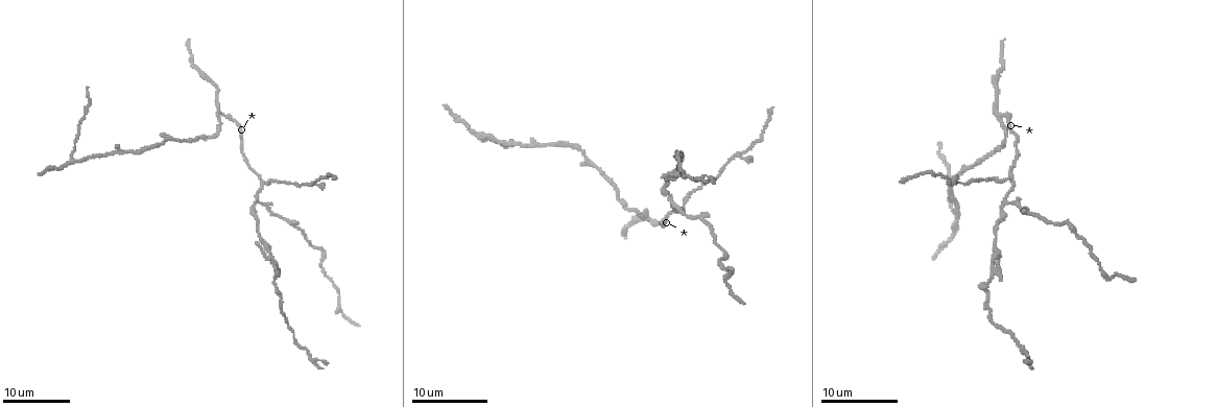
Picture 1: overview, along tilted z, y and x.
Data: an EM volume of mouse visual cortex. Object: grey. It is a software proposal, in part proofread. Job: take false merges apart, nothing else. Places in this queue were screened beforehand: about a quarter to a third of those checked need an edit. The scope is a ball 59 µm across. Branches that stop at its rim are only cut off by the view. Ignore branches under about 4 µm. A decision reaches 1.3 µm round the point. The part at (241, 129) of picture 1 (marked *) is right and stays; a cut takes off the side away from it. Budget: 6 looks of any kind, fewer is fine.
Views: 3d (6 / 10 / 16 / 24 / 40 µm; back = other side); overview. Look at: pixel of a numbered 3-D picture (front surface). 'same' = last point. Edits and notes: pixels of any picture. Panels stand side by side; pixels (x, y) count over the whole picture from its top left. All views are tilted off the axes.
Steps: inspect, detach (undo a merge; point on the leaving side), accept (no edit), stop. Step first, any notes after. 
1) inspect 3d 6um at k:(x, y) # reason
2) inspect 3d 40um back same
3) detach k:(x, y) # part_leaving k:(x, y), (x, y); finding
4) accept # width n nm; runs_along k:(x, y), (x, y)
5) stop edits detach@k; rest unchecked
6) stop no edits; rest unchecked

inspect 3d 16um at 1:(670, 197)

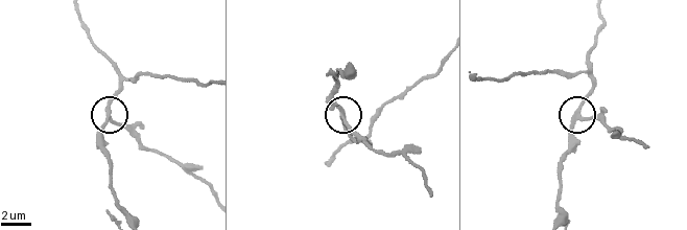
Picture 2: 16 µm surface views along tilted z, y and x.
inspect 3d 10um at 2:(109, 119)

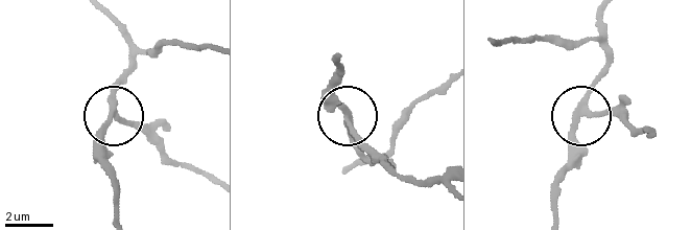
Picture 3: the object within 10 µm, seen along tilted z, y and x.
detach 3:(136, 124) # arms 3; part_leaving 3:(112, 111), (141, 127), (182, 163), (213, 179); a second cell is stuck on

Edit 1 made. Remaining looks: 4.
inspect overview

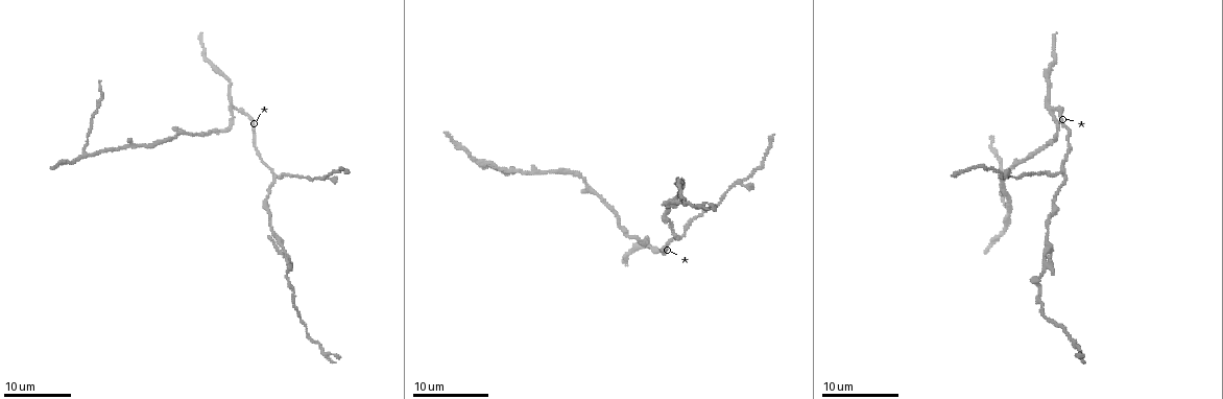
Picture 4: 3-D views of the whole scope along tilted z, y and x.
inspect 3d 24um at 4:(229, 107) # three-way junction

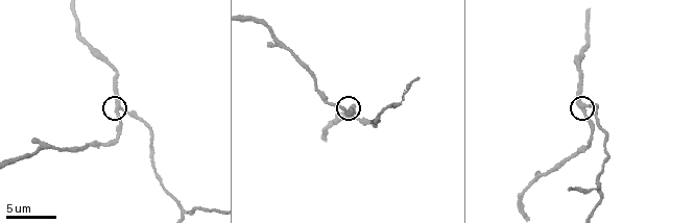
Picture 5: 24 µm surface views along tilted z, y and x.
inspect 3d 6um at 5:(582, 107)

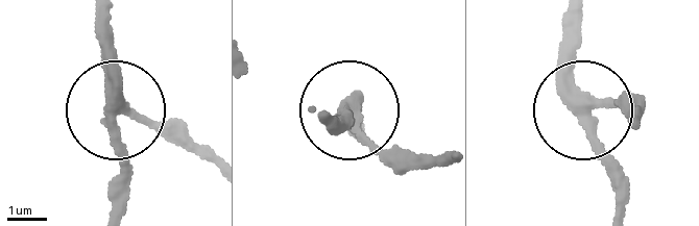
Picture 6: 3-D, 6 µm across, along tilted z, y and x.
accept # side_arm 13 um; arms 3; one cell here

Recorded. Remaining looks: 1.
stop edits detach@3; rest unchecked

